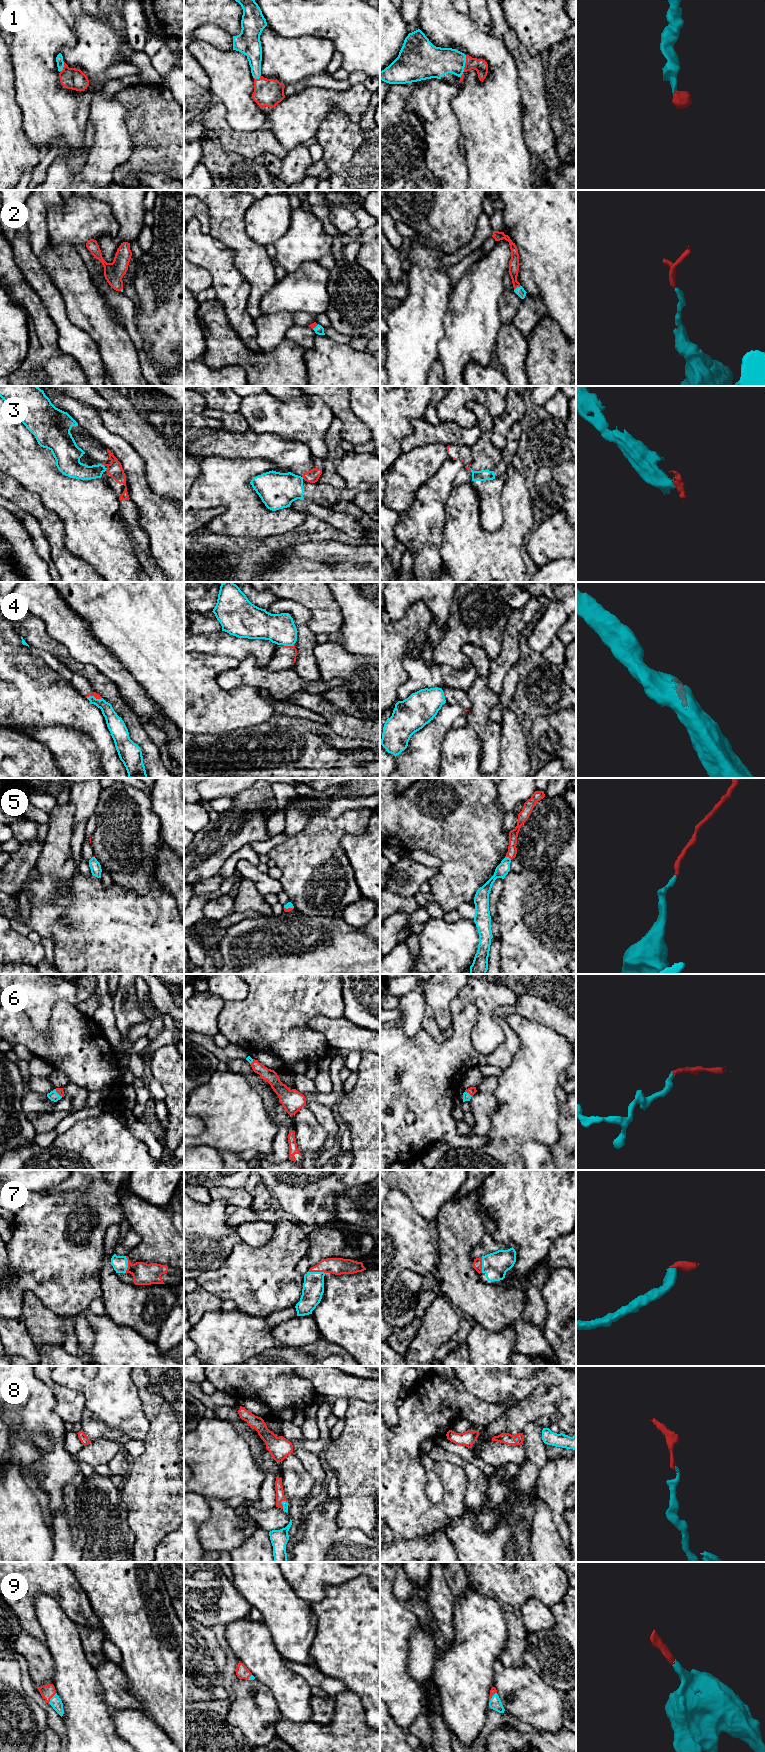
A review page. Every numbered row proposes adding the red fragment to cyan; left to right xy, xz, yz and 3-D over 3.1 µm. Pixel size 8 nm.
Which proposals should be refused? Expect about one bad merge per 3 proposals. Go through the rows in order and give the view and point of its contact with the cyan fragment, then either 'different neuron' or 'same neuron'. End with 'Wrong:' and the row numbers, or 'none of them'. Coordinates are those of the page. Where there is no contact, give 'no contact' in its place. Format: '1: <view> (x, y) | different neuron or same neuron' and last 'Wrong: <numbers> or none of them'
1: yz (464, 63) | same neuron
2: yz (517, 287) | same neuron
3: xy (101, 464) | different neuron
4: xy (94, 697) | different neuron
5: yz (508, 857) | same neuron
6: yz (468, 1093) | same neuron
7: xz (317, 1272) | same neuron
8: xz (281, 1502) | same neuron
9: xy (51, 1698) | same neuron
Wrong: 3, 4

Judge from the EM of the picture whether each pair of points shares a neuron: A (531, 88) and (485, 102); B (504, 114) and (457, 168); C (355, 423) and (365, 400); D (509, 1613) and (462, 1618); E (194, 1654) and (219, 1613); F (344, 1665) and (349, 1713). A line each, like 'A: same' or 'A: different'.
A: different
B: different
C: different
D: different
E: different
F: different

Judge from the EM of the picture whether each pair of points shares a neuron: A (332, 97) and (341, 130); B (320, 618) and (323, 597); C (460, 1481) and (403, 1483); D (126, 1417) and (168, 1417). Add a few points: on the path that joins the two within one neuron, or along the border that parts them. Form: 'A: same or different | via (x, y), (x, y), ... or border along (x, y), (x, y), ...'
A: different | border along (354, 122), (346, 113), (333, 109), (319, 125)
B: same | via (322, 613), (322, 602)
C: same | via (450, 1496), (440, 1506), (426, 1506), (418, 1498)
D: different | border along (138, 1395), (148, 1422), (148, 1432), (143, 1440)

